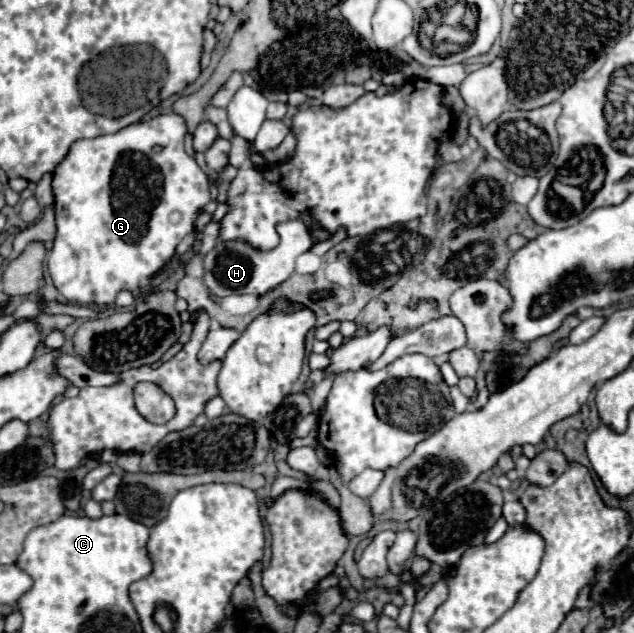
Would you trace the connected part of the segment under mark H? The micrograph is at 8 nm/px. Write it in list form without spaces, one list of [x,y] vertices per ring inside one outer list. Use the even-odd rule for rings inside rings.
[[[298,218],[278,224],[276,230],[280,234],[280,244],[270,252],[254,250],[252,246],[248,246],[244,242],[220,242],[220,244],[216,244],[204,256],[204,284],[208,286],[208,290],[218,298],[224,298],[230,294],[262,296],[262,294],[274,290],[284,280],[288,280],[290,274],[294,272],[296,258],[300,254],[304,254],[306,250],[310,250],[312,236],[310,236],[308,226]]]

